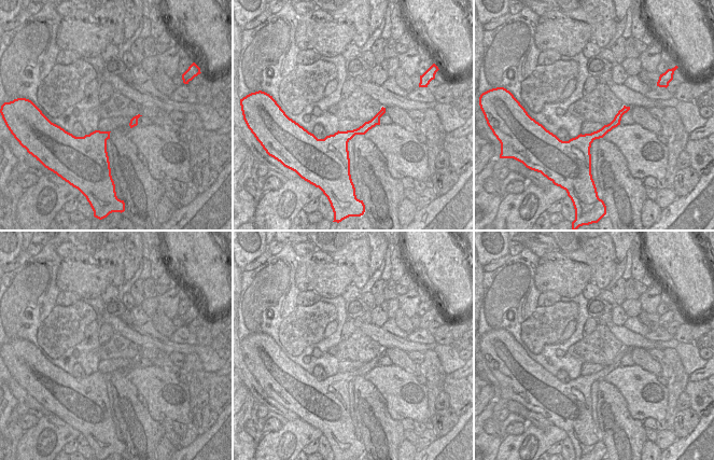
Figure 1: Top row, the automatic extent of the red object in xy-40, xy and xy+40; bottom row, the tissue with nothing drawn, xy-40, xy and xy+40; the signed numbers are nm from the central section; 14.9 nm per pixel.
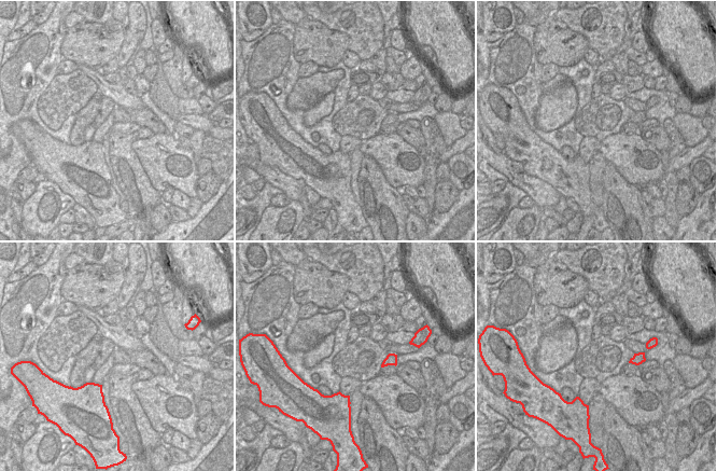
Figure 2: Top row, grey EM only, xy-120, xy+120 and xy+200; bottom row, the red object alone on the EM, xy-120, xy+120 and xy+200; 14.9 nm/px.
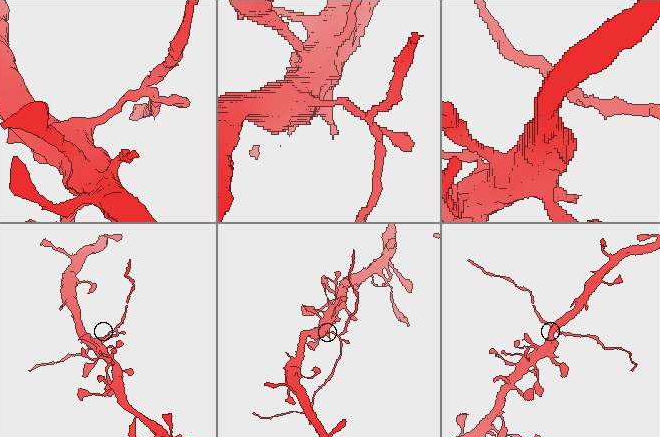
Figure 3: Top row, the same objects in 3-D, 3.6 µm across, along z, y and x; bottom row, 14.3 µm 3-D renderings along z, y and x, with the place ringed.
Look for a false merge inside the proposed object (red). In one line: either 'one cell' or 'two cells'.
two cells

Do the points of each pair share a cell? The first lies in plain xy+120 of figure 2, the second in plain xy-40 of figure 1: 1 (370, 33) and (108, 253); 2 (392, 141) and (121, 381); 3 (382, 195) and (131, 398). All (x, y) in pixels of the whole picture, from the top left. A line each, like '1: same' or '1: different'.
1: same
2: different
3: same

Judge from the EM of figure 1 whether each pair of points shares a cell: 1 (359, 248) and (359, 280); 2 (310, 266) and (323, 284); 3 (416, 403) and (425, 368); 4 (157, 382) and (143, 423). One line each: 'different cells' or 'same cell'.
1: same cell
2: same cell
3: different cells
4: different cells

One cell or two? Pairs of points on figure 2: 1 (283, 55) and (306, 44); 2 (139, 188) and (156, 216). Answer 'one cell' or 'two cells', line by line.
1: two cells
2: two cells

